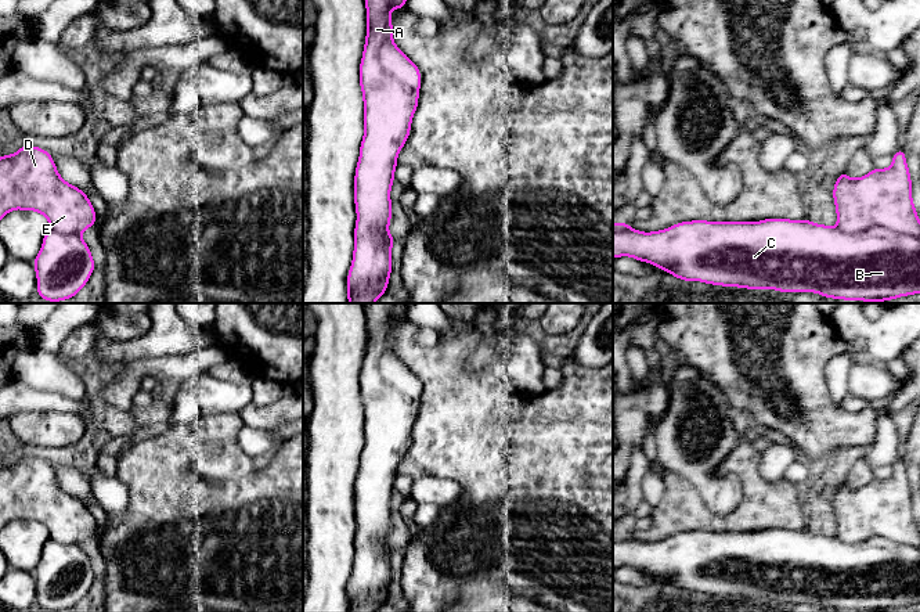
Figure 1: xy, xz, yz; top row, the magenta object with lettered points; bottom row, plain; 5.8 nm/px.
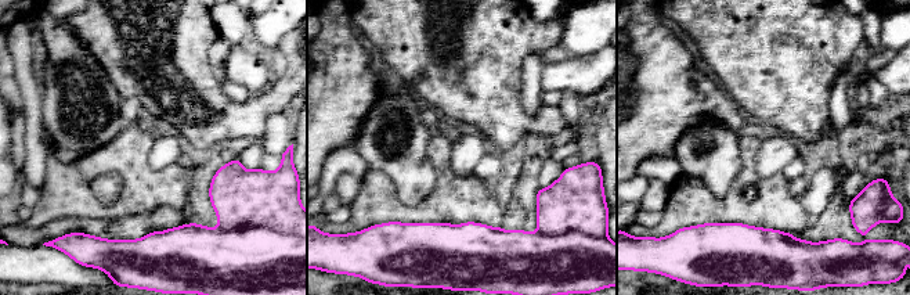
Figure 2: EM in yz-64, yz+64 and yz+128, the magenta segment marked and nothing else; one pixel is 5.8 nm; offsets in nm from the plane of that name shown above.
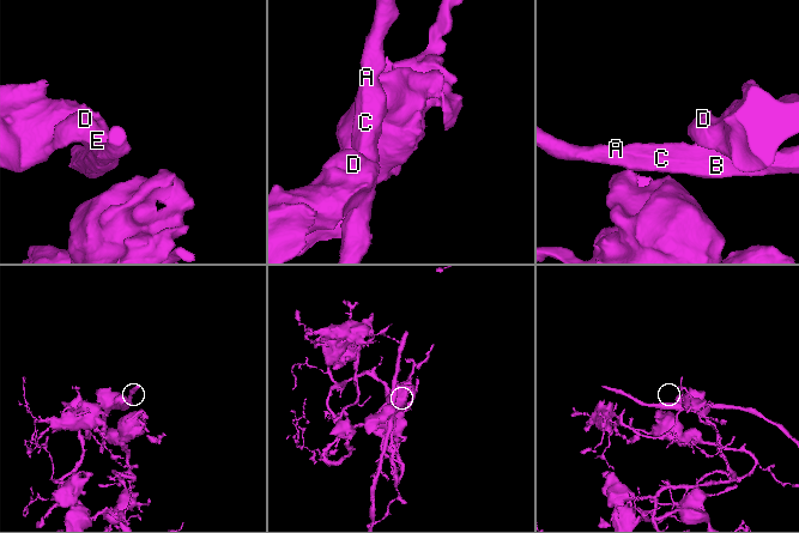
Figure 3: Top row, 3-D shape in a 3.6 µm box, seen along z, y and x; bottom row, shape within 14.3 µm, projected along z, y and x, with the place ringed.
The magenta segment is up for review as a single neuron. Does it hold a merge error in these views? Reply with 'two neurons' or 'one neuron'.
two neurons

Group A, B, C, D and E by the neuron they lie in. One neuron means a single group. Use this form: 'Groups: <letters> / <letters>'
Groups: A B C / D E

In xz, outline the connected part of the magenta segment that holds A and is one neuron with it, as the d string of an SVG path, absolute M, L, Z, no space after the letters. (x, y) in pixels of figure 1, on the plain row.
M364 303L367 317L367 348L360 374L360 396L364 410L364 447L354 486L354 539L353 572L347 584L349 612L374 598L392 584L392 552L387 550L392 530L390 500L397 476L397 465L404 457L412 426L418 417L421 381L393 352L390 323L404 320L408 303Z

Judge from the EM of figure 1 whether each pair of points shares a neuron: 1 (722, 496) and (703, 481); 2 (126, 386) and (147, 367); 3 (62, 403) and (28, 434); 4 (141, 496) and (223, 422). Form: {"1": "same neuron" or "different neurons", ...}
{"1": "same neuron", "2": "same neuron", "3": "different neurons", "4": "same neuron"}

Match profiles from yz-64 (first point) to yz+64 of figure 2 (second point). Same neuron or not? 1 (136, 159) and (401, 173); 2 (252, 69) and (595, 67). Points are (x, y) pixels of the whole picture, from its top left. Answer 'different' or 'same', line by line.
1: different
2: same

